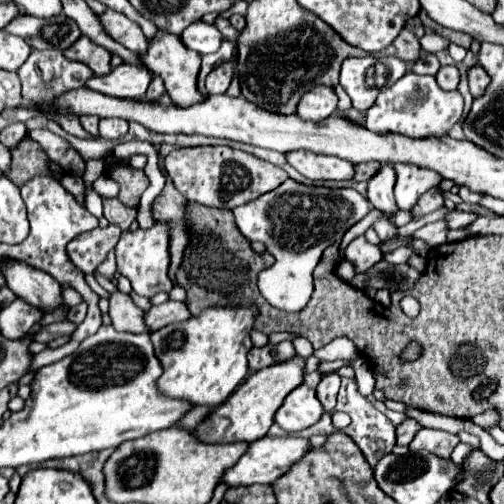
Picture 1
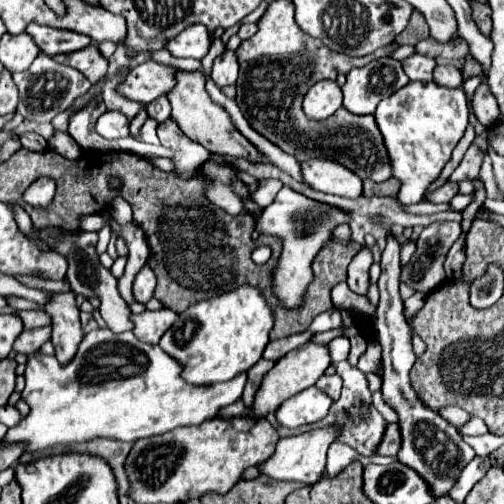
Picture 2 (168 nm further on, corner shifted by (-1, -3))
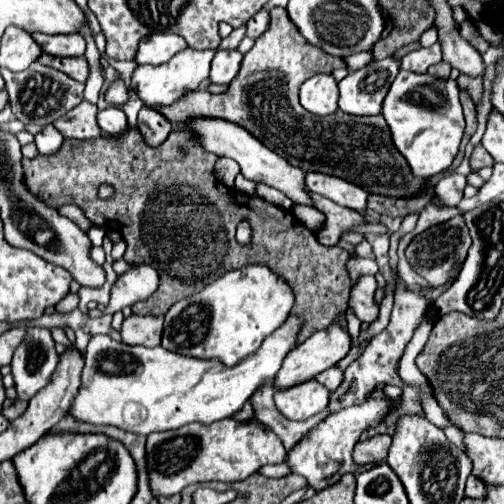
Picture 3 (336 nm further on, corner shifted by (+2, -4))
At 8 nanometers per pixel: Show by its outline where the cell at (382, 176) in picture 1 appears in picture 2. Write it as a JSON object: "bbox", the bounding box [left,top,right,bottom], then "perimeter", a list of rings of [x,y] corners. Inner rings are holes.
{"bbox":[373,237,475,499],"perimeter":[[[387,237],[387,247],[381,255],[381,277],[379,277],[379,291],[381,299],[377,305],[377,321],[373,325],[373,333],[377,343],[383,347],[383,399],[397,411],[399,415],[399,429],[401,429],[401,449],[397,453],[397,459],[411,467],[413,471],[419,471],[423,479],[427,479],[427,487],[431,487],[435,499],[439,495],[447,495],[451,487],[457,483],[463,467],[475,457],[475,451],[463,441],[457,427],[447,423],[443,417],[439,417],[435,411],[431,411],[413,391],[409,383],[409,371],[415,363],[415,353],[411,347],[411,333],[409,325],[403,317],[403,299],[399,295],[399,249],[401,245]]]}

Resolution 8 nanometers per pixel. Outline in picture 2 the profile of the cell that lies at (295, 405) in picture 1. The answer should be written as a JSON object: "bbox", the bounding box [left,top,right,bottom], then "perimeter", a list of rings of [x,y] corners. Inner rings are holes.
{"bbox":[275,385,333,429],"perimeter":[[[313,385],[305,391],[289,397],[285,403],[281,403],[279,409],[275,411],[275,415],[283,427],[293,429],[293,427],[301,427],[301,425],[323,419],[329,411],[331,403],[333,403],[333,399]]]}

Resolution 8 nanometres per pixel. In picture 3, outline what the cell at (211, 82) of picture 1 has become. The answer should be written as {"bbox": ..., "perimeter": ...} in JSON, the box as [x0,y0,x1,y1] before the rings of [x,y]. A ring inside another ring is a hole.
{"bbox":[210,50,242,84],"perimeter":[[[218,50],[210,68],[210,82],[230,84],[240,70],[240,62],[242,54],[238,50]]]}

